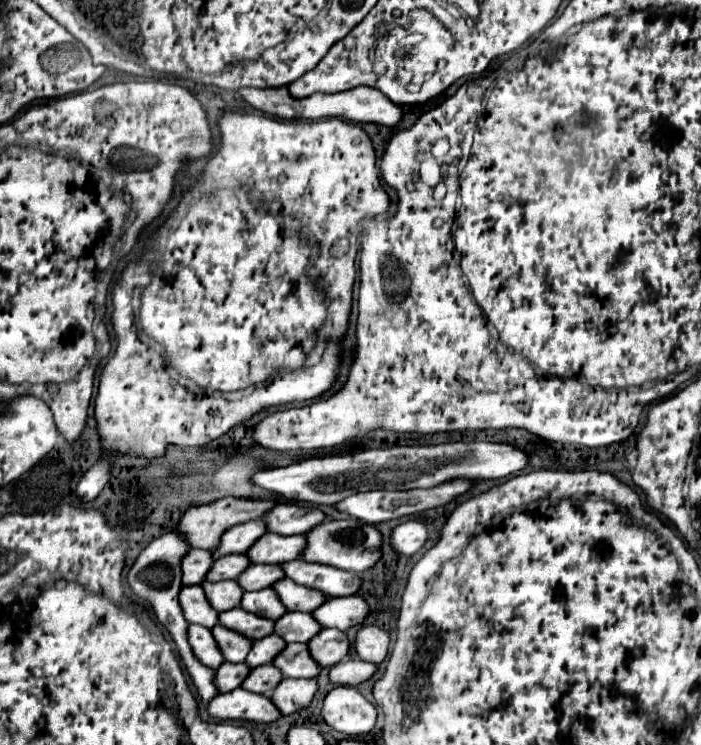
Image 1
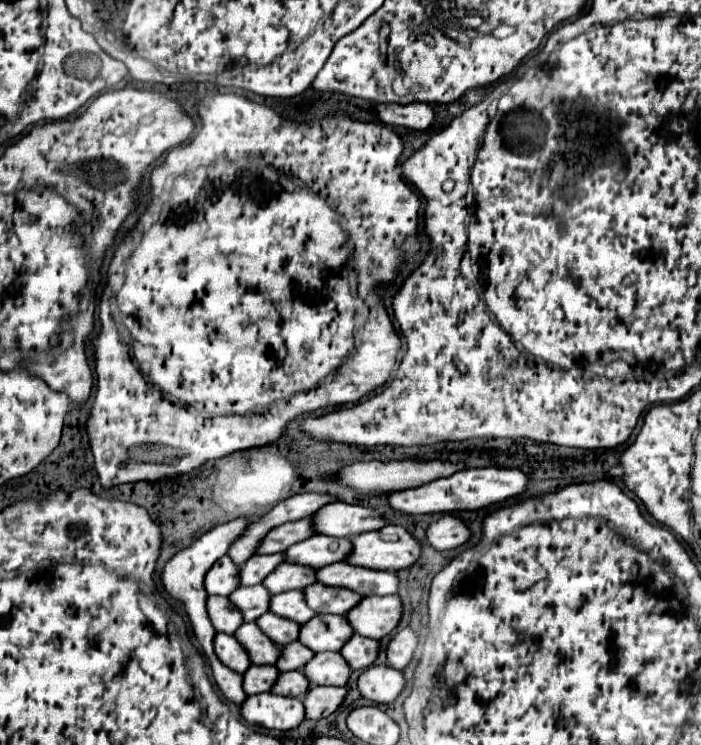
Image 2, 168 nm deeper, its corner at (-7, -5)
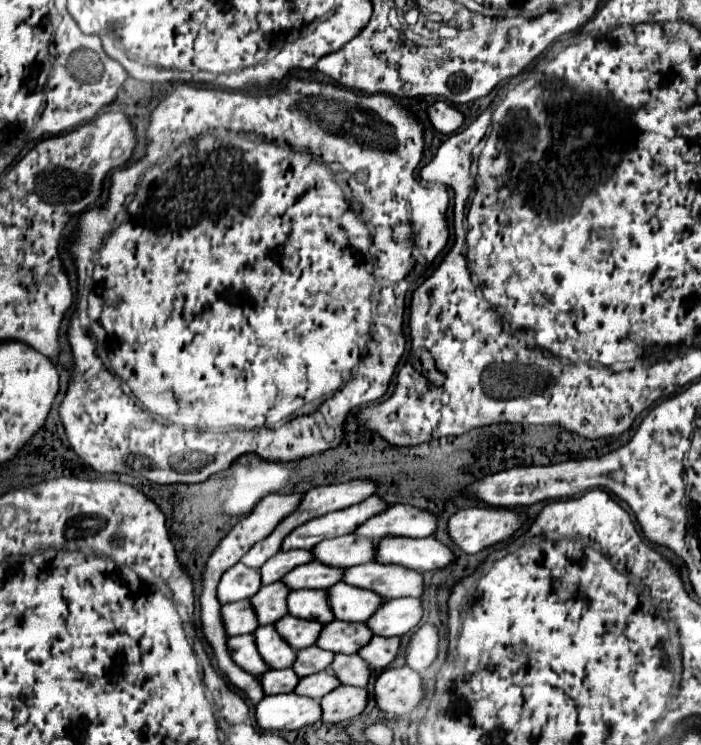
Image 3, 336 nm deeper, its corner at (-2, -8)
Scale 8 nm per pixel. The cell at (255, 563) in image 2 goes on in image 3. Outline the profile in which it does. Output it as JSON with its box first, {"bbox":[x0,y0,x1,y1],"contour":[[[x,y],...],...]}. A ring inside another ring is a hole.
{"bbox":[261,550,313,584],"contour":[[[281,550],[271,560],[267,560],[263,564],[261,580],[263,580],[263,584],[273,584],[273,582],[281,580],[293,568],[297,568],[301,564],[307,564],[311,560],[313,560],[311,550]]]}

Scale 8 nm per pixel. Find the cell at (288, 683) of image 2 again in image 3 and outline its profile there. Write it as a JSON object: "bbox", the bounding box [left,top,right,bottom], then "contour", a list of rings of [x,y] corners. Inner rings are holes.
{"bbox":[295,672,339,700],"contour":[[[319,672],[315,676],[305,676],[301,678],[299,686],[295,688],[297,694],[301,696],[309,696],[309,698],[315,698],[315,700],[321,700],[323,696],[327,696],[329,692],[333,692],[335,688],[339,688],[339,678],[331,672]]]}

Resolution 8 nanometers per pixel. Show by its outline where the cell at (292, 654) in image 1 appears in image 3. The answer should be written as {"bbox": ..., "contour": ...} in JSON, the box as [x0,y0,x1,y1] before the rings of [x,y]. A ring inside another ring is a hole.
{"bbox":[331,654,373,686],"contour":[[[357,654],[335,656],[331,670],[341,680],[341,684],[349,684],[349,686],[367,686],[373,672],[371,666]]]}

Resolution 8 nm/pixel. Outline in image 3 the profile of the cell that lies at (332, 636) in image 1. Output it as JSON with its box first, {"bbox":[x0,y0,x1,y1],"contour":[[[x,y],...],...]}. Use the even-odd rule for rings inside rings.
{"bbox":[359,636,401,672],"contour":[[[373,636],[373,640],[359,650],[359,656],[363,660],[367,660],[369,666],[379,672],[379,670],[385,670],[387,666],[393,664],[393,660],[399,654],[399,648],[401,648],[399,636],[391,636],[391,638]]]}

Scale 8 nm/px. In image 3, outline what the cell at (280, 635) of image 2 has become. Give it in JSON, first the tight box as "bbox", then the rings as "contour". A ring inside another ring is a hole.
{"bbox":[275,616,323,650],"contour":[[[285,616],[275,624],[277,632],[283,634],[283,638],[297,650],[313,646],[315,640],[319,638],[319,632],[323,624],[315,620],[299,620],[295,616]]]}

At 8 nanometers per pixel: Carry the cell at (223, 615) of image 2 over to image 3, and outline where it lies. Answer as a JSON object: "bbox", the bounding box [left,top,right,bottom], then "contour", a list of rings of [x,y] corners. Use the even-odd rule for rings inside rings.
{"bbox":[221,600,259,636],"contour":[[[249,600],[223,604],[221,614],[223,614],[225,630],[229,636],[249,634],[249,632],[255,632],[255,628],[259,626],[259,622],[255,620],[255,610],[251,608]]]}

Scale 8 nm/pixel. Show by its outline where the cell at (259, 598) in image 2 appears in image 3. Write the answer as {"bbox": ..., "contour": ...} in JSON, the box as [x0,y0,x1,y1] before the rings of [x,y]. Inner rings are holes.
{"bbox":[251,582,291,624],"contour":[[[283,582],[261,586],[261,590],[251,598],[251,604],[257,612],[259,624],[275,624],[287,616],[287,596],[291,590]]]}

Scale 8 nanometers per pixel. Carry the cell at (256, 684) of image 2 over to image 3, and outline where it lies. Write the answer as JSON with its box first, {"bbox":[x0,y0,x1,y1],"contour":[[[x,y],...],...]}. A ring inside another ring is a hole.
{"bbox":[261,668,299,694],"contour":[[[291,668],[287,670],[271,670],[261,676],[261,686],[267,694],[287,694],[295,690],[295,684],[299,684],[299,676]]]}

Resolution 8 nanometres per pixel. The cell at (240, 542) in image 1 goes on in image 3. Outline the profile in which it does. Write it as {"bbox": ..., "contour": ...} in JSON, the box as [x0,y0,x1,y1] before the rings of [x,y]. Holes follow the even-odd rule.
{"bbox":[283,496,389,550],"contour":[[[371,496],[369,500],[365,500],[361,504],[355,504],[351,508],[345,508],[345,510],[339,510],[339,512],[331,512],[327,516],[309,520],[307,524],[295,528],[295,532],[291,532],[283,540],[283,550],[291,550],[291,548],[311,550],[321,540],[351,534],[351,532],[355,532],[355,528],[359,524],[367,522],[371,516],[377,516],[387,506],[389,504],[381,496]]]}

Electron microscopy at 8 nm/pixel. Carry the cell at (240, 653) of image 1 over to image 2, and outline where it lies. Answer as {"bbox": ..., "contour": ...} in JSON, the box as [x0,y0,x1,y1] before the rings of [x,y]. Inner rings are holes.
{"bbox":[234,623,280,665],"contour":[[[256,623],[240,625],[234,637],[240,641],[240,645],[244,645],[244,651],[248,653],[252,665],[272,665],[280,655],[276,645],[264,633],[260,633]]]}

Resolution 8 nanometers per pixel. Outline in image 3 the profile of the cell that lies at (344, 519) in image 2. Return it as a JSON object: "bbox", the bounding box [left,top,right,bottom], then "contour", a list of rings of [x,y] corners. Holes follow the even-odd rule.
{"bbox":[355,504,437,542],"contour":[[[395,504],[385,512],[369,518],[361,524],[355,534],[369,536],[379,542],[387,536],[405,536],[405,538],[429,538],[437,532],[437,516],[429,510],[421,510],[407,504]]]}

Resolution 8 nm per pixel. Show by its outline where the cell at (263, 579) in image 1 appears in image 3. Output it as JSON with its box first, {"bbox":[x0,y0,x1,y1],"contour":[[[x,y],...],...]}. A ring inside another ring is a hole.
{"bbox":[283,560,343,590],"contour":[[[313,560],[309,564],[303,564],[295,570],[291,570],[283,582],[291,588],[291,590],[299,590],[299,588],[329,588],[331,584],[341,582],[343,578],[343,568],[331,568],[319,560]]]}

